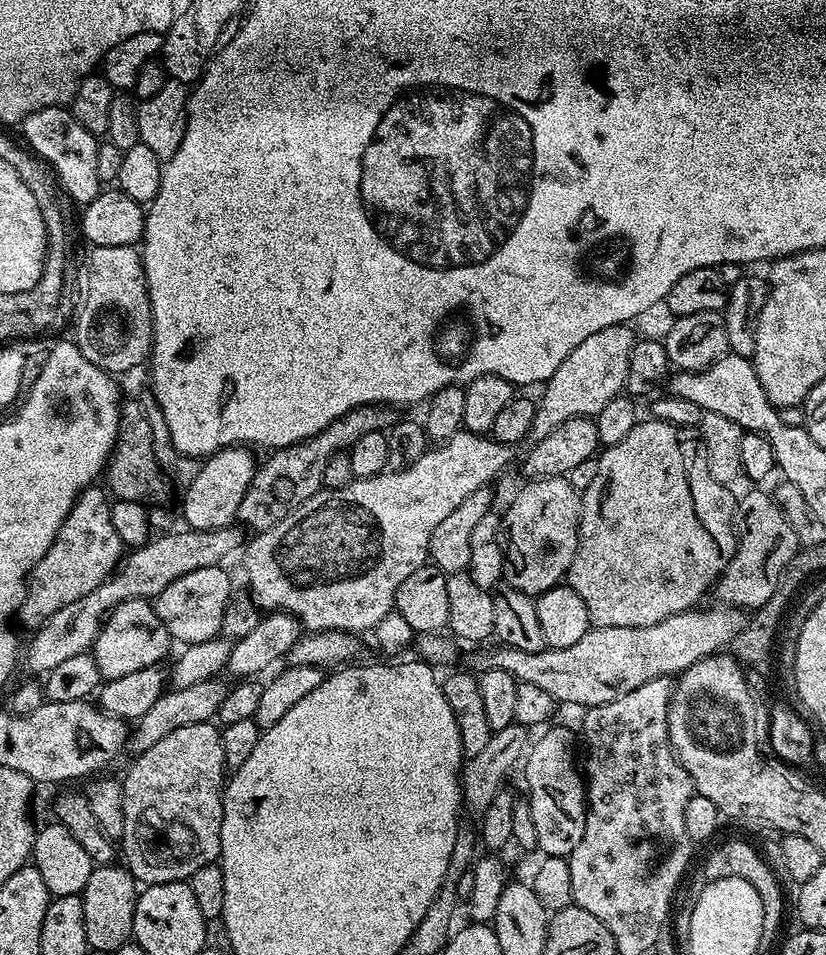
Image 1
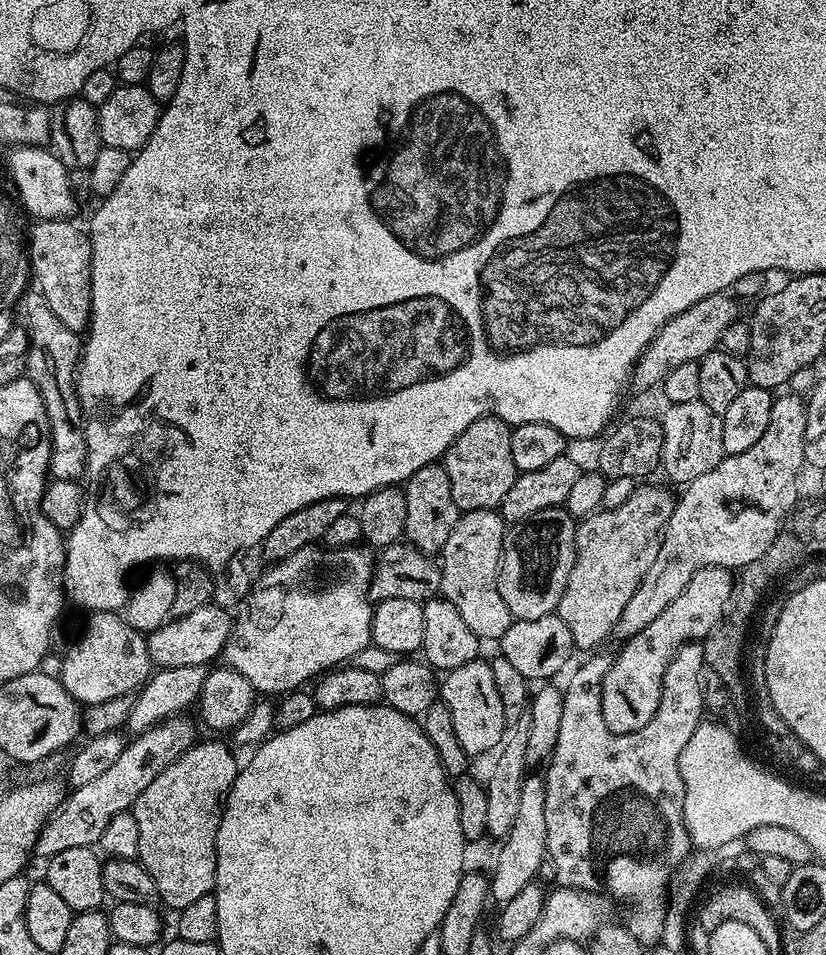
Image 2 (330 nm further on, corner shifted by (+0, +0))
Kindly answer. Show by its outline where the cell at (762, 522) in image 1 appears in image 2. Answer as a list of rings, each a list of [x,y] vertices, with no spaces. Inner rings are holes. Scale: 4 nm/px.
[[[703,568],[698,570],[698,574],[694,574],[694,578],[690,578],[690,582],[686,582],[686,590],[682,590],[682,594],[678,594],[678,598],[674,598],[674,602],[670,602],[670,606],[666,606],[666,610],[662,614],[658,614],[658,618],[654,618],[654,622],[650,622],[650,626],[646,626],[646,630],[623,641],[621,648],[624,649],[617,654],[616,660],[614,656],[609,663],[606,678],[602,682],[602,698],[600,699],[602,718],[606,718],[606,726],[610,726],[610,730],[614,730],[618,734],[630,734],[642,730],[642,726],[646,726],[646,722],[650,722],[650,718],[654,718],[654,714],[658,710],[658,702],[662,698],[664,675],[674,654],[686,643],[703,641],[704,637],[724,619],[733,591],[734,576],[729,569]]]

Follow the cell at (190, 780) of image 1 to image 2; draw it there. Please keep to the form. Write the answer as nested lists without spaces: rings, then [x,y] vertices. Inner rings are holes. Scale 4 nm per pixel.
[[[223,739],[204,740],[185,752],[131,806],[134,822],[138,822],[139,861],[154,878],[156,895],[179,910],[190,902],[209,895],[216,887],[216,839],[222,805],[236,780],[236,756],[223,744]]]

